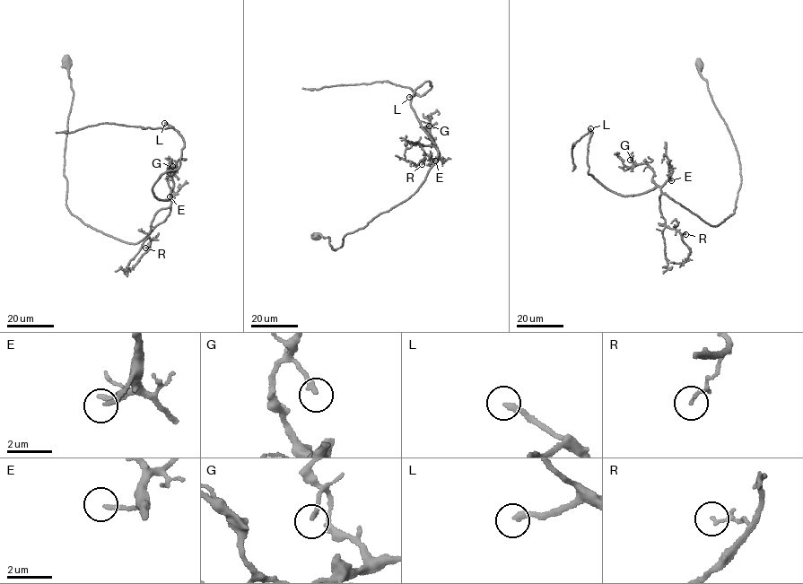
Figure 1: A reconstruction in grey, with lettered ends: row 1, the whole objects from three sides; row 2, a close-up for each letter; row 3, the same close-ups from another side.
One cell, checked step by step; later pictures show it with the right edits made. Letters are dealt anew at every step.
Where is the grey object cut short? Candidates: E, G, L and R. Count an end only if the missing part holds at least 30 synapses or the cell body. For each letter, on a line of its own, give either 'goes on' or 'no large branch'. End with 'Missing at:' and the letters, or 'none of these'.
E: no large branch
G: no large branch
L: goes on
R: no large branch
Missing at: L

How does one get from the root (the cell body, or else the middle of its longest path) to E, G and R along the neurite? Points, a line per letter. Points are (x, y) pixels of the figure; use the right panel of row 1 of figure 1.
E: (699, 65), (738, 156), (741, 185), (735, 213), (717, 226), (709, 224), (662, 193), (661, 187), (671, 180)
G: (699, 65), (738, 156), (741, 185), (735, 213), (717, 226), (709, 224), (663, 194), (646, 164), (630, 160)
R: (699, 65), (737, 152), (741, 185), (735, 213), (717, 226), (662, 194), (665, 225), (685, 234)

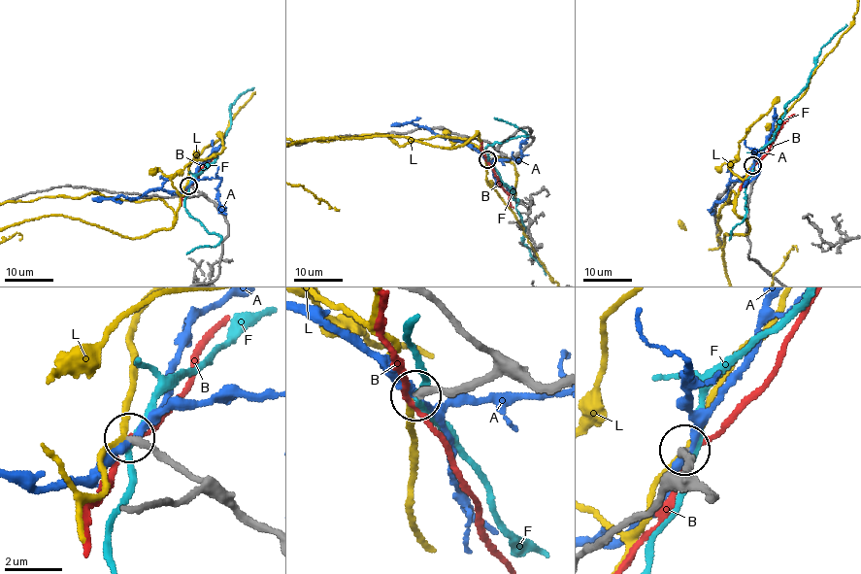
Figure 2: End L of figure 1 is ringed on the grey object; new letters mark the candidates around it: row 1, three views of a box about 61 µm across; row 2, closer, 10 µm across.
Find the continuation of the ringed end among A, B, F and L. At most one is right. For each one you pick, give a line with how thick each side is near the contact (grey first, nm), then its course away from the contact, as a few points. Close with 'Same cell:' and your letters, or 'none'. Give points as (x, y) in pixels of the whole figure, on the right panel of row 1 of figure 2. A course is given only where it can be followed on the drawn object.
Same cell: none

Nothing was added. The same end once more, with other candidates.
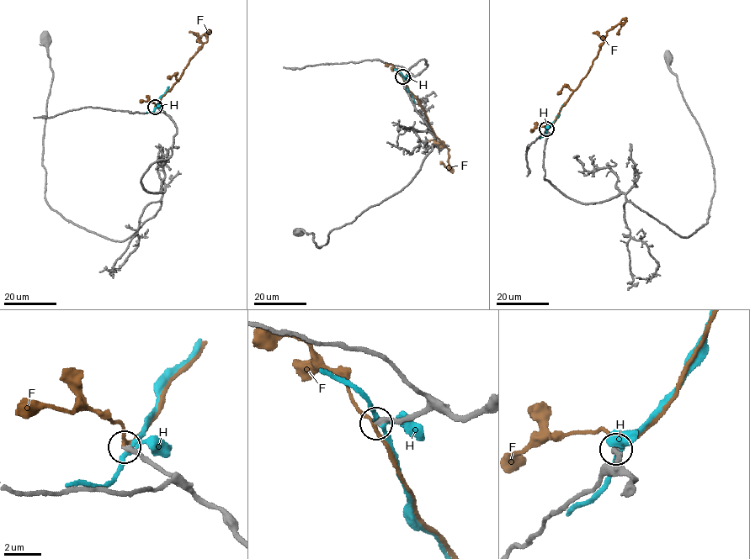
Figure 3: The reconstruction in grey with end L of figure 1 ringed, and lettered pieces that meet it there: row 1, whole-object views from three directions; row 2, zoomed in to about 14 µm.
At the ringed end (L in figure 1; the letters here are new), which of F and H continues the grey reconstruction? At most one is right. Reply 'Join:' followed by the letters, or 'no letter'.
Join: F

